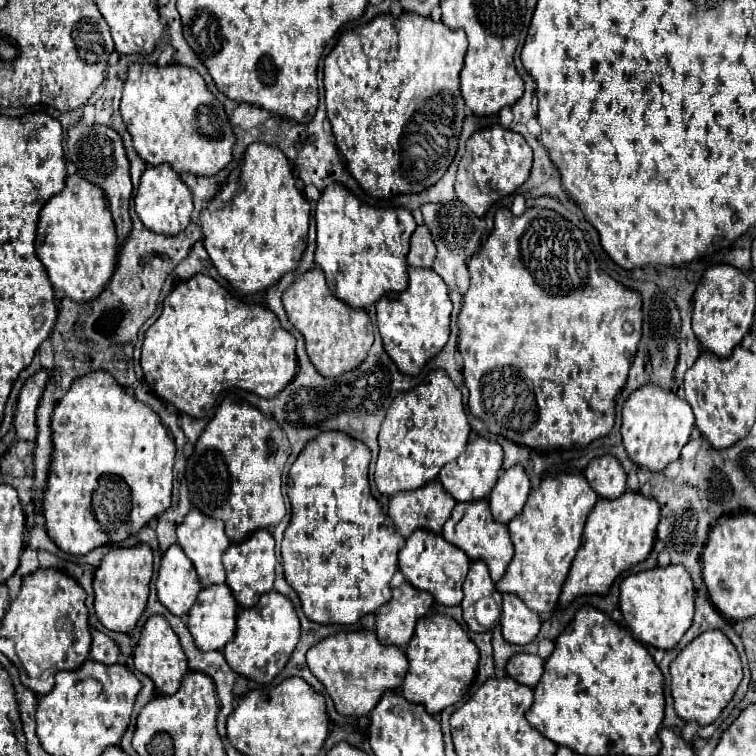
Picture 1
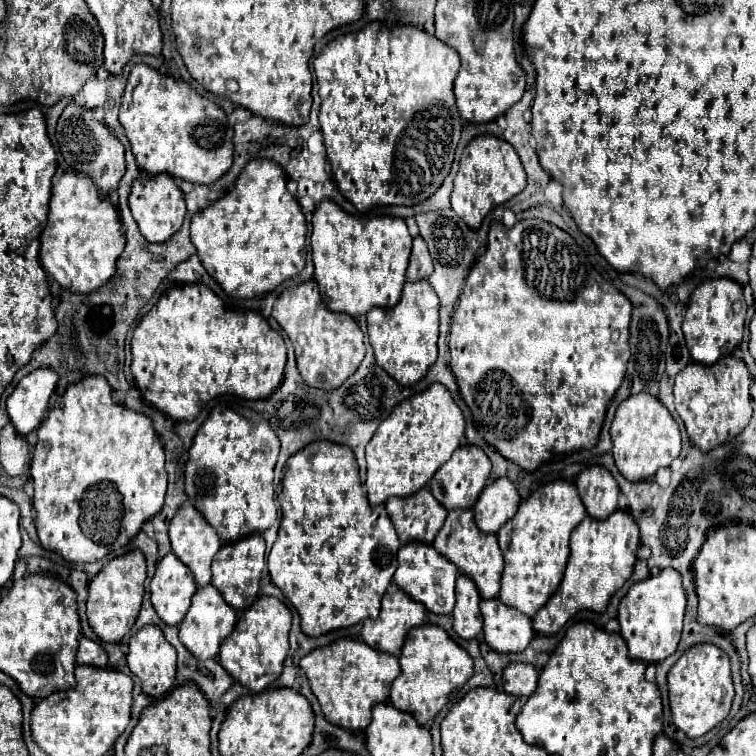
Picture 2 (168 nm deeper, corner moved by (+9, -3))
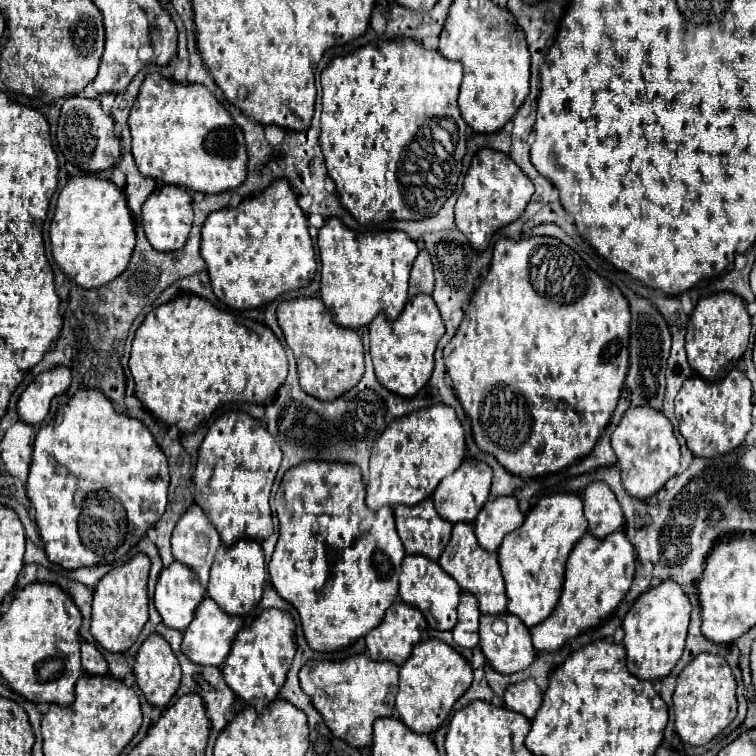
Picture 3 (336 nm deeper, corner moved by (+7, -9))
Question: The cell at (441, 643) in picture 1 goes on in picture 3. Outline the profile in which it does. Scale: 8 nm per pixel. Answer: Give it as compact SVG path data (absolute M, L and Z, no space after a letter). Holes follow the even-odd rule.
M440 639L420 641L412 649L412 657L400 667L400 687L396 695L396 711L400 721L414 733L432 733L448 717L456 699L460 699L472 683L472 667L464 657Z

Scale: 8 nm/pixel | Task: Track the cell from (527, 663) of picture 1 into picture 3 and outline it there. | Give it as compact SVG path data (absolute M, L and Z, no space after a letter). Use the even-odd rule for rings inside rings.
M524 679L520 683L514 683L504 693L504 705L512 711L518 711L532 719L542 703L542 691L534 683L534 679Z

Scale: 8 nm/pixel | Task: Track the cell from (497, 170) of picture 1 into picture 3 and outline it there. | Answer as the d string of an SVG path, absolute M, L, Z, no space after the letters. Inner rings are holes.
M480 149L472 157L470 169L464 177L462 193L456 201L456 227L468 237L476 251L484 251L496 229L516 221L522 215L532 193L532 181L528 181L528 177L510 159L510 155L494 149Z

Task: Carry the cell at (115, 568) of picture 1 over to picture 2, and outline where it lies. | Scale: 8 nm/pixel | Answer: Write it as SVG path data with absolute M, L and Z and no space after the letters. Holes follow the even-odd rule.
M134 549L126 555L120 555L112 561L108 561L104 565L104 569L90 581L88 587L88 621L90 627L94 629L94 633L106 641L106 643L118 643L122 641L122 637L132 629L138 613L140 613L140 605L142 605L142 597L144 597L144 579L146 579L146 559L142 555L142 551Z

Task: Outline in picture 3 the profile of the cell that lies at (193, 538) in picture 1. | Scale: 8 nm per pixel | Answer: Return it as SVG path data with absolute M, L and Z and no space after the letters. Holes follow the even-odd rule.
M194 503L176 523L172 535L172 553L180 563L194 569L200 585L206 587L208 573L220 543L218 531L208 521L204 511Z

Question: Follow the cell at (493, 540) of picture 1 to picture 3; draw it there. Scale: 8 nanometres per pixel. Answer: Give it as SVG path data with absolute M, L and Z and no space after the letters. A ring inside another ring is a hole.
M454 523L452 537L450 537L444 553L440 555L438 565L456 579L456 583L462 587L462 591L476 595L482 613L504 613L506 611L506 589L504 589L498 555L490 553L478 545L472 523Z

